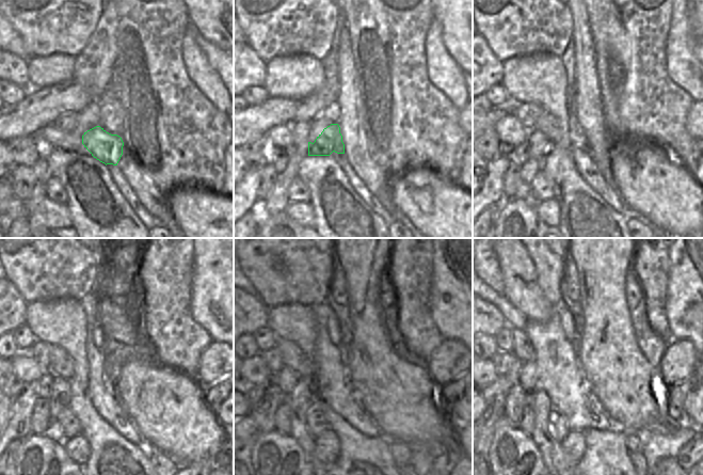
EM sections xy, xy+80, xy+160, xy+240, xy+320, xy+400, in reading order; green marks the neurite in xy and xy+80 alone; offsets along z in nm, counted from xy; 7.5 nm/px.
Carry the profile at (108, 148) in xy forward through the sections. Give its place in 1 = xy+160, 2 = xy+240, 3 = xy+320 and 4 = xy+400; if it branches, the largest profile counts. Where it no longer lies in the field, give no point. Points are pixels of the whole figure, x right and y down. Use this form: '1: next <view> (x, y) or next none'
1: next xy+160 (547, 124)
2: next xy+240 (61, 364)
3: next xy+320 (292, 357)
4: next xy+400 (523, 349)

